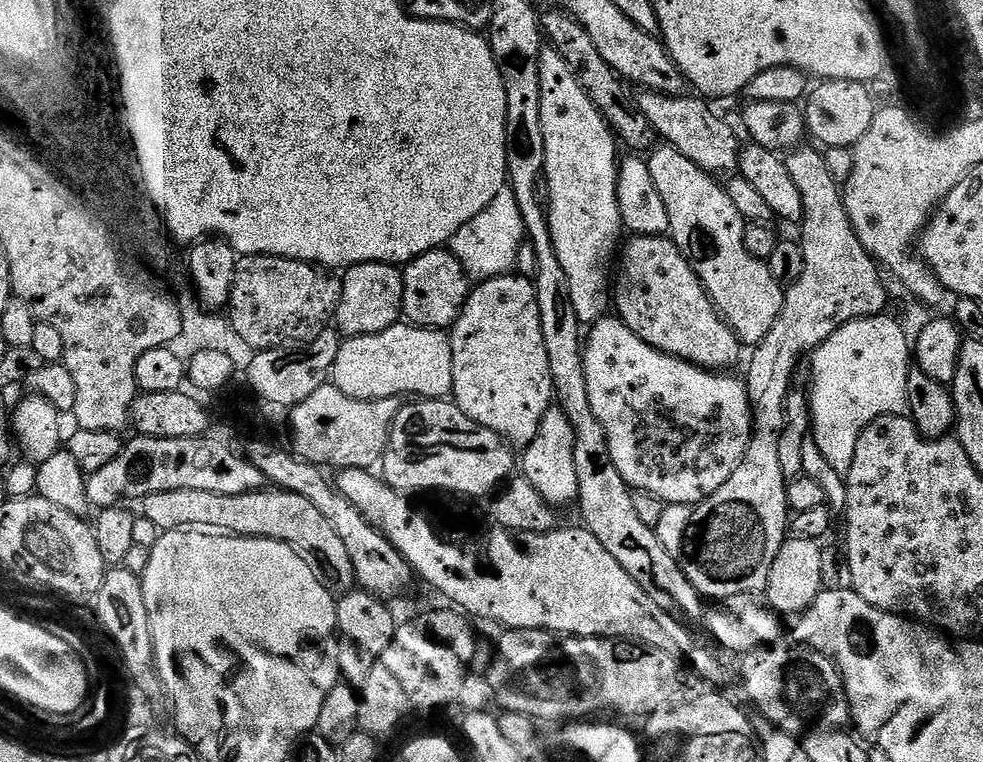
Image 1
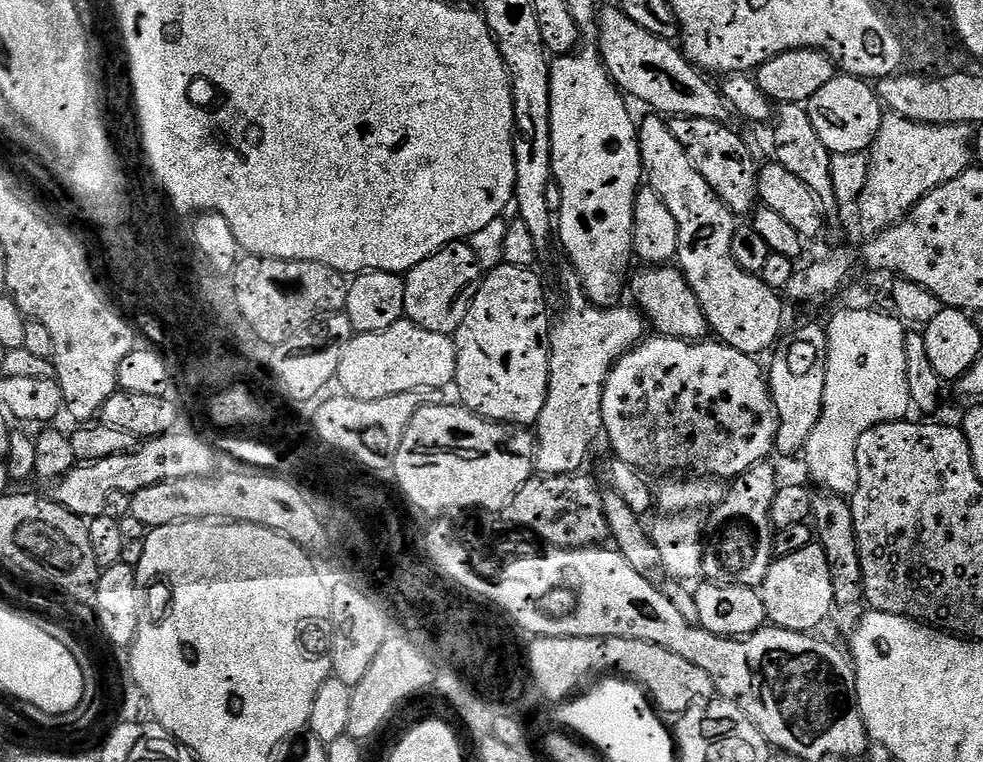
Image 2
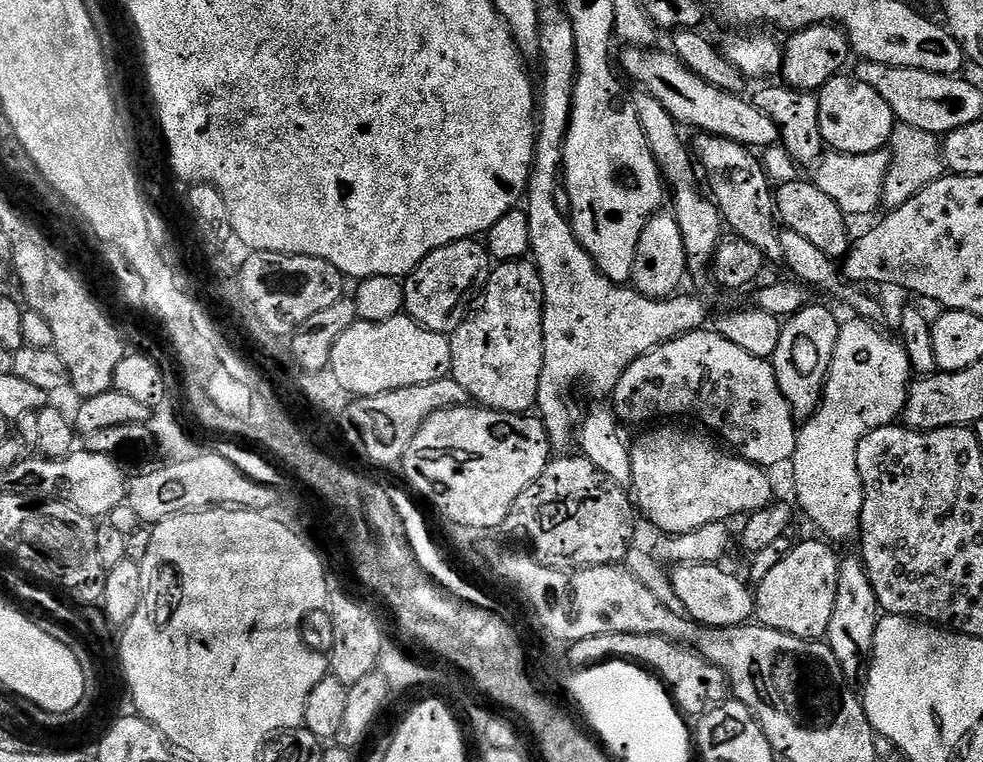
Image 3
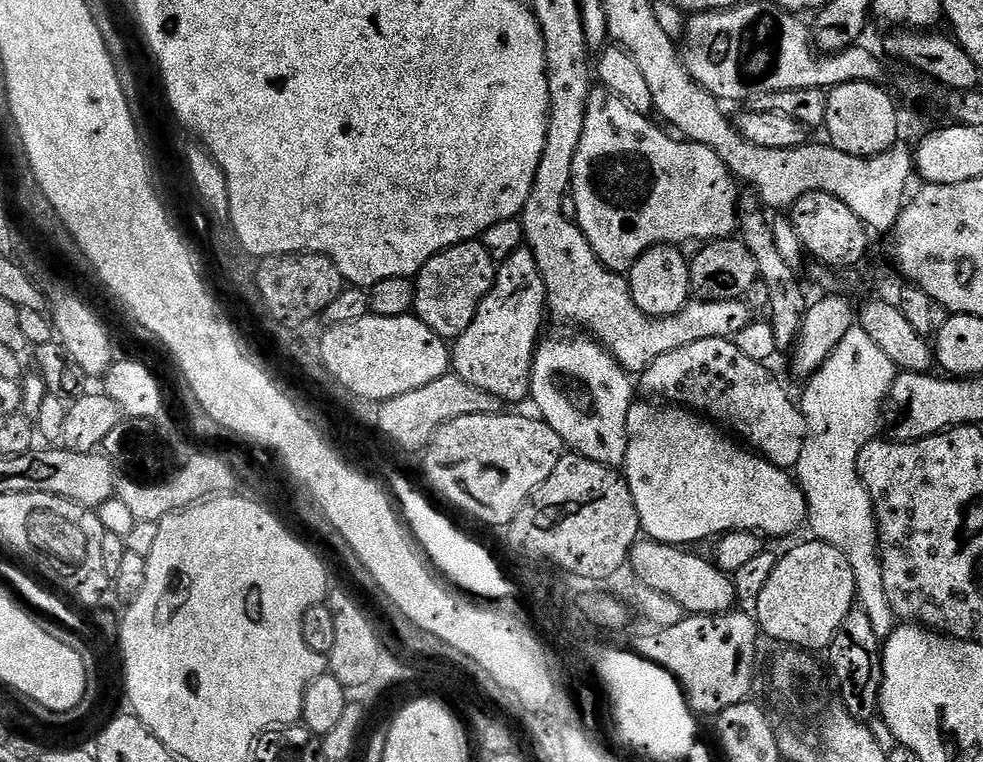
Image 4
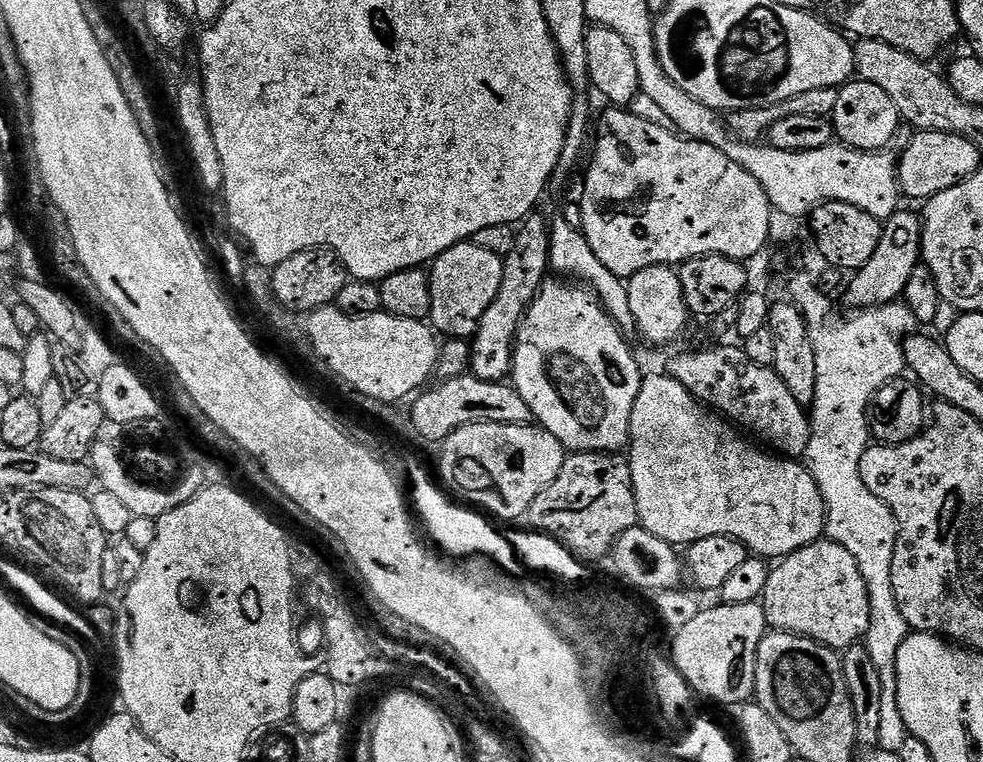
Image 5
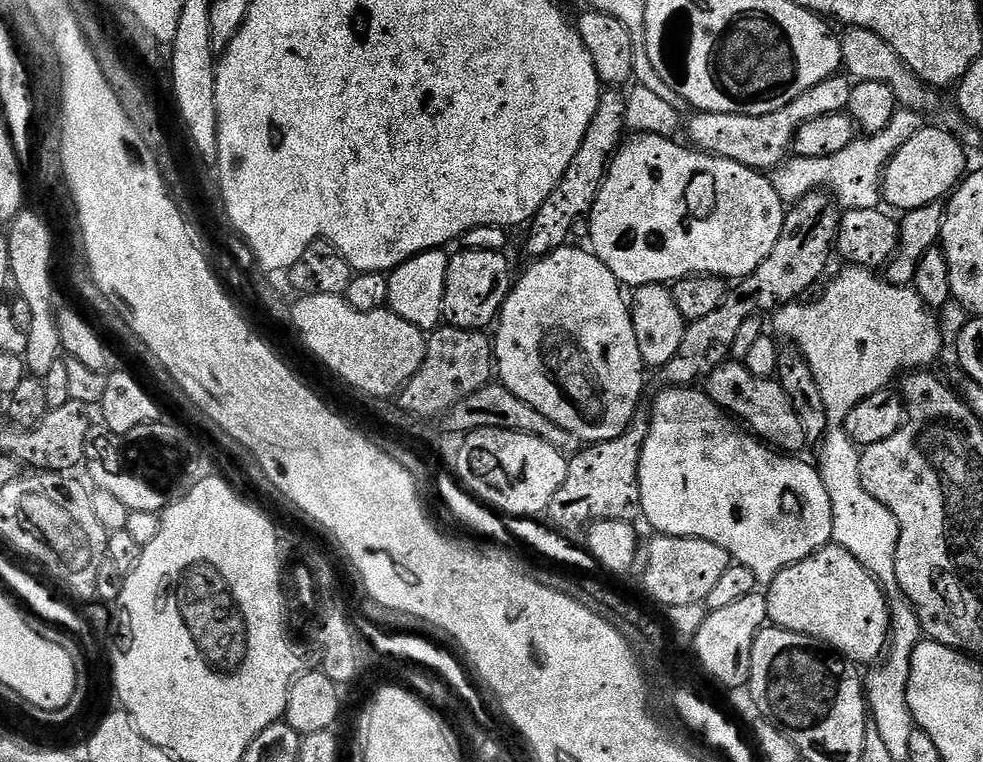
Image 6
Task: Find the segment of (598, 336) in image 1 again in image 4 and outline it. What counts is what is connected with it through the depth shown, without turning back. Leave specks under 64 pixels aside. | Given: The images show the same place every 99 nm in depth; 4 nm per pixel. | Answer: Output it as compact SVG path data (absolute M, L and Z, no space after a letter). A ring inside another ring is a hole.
M706 338L706 342L694 342L690 346L670 350L670 354L662 354L662 358L655 360L642 373L638 384L648 392L661 392L665 401L687 406L691 411L703 414L713 421L725 420L729 424L727 427L749 449L755 450L765 460L771 460L779 468L792 470L795 469L798 458L802 458L802 446L808 428L804 425L804 414L800 411L797 401L788 397L787 390L772 377L768 367L767 363L746 358L746 354L742 354L742 350L738 350L738 346L732 340Z

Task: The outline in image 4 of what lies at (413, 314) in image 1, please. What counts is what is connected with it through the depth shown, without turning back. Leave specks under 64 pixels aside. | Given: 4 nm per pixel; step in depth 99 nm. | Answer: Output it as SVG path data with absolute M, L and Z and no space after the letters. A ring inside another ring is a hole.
M468 240L464 244L455 244L430 258L426 266L414 277L416 293L414 294L414 315L434 334L452 342L461 336L474 322L478 306L496 281L497 261L490 258L483 243Z

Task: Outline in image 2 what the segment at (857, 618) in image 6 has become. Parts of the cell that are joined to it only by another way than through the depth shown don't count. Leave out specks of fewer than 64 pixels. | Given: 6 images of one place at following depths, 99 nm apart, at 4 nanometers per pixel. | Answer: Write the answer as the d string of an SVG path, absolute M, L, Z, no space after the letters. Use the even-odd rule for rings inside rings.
M816 542L806 546L806 550L798 550L798 554L773 559L758 591L768 620L778 628L812 634L817 631L816 627L834 612L830 562L826 562L826 554Z

